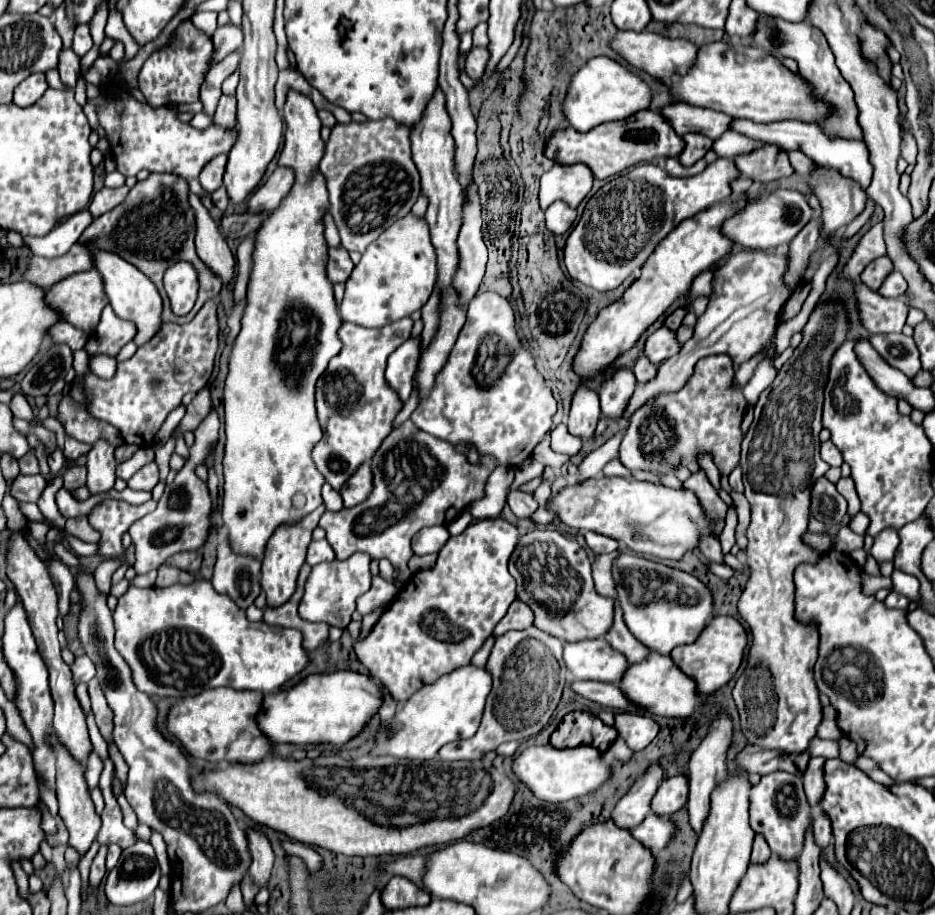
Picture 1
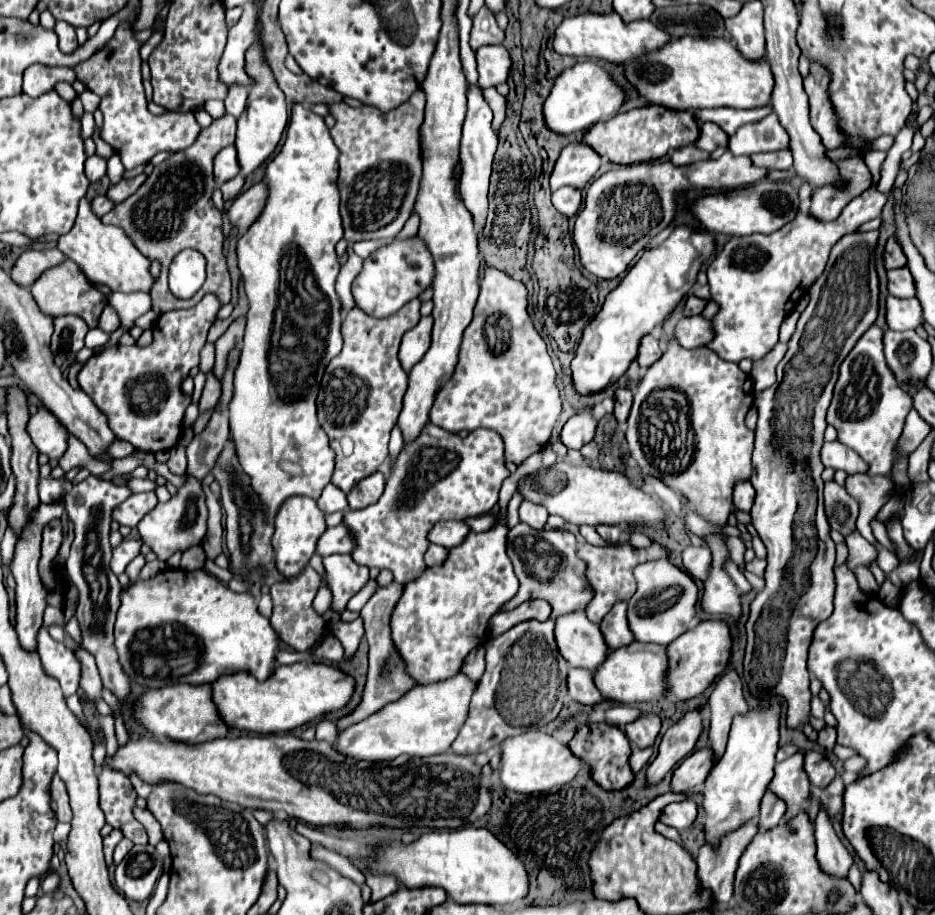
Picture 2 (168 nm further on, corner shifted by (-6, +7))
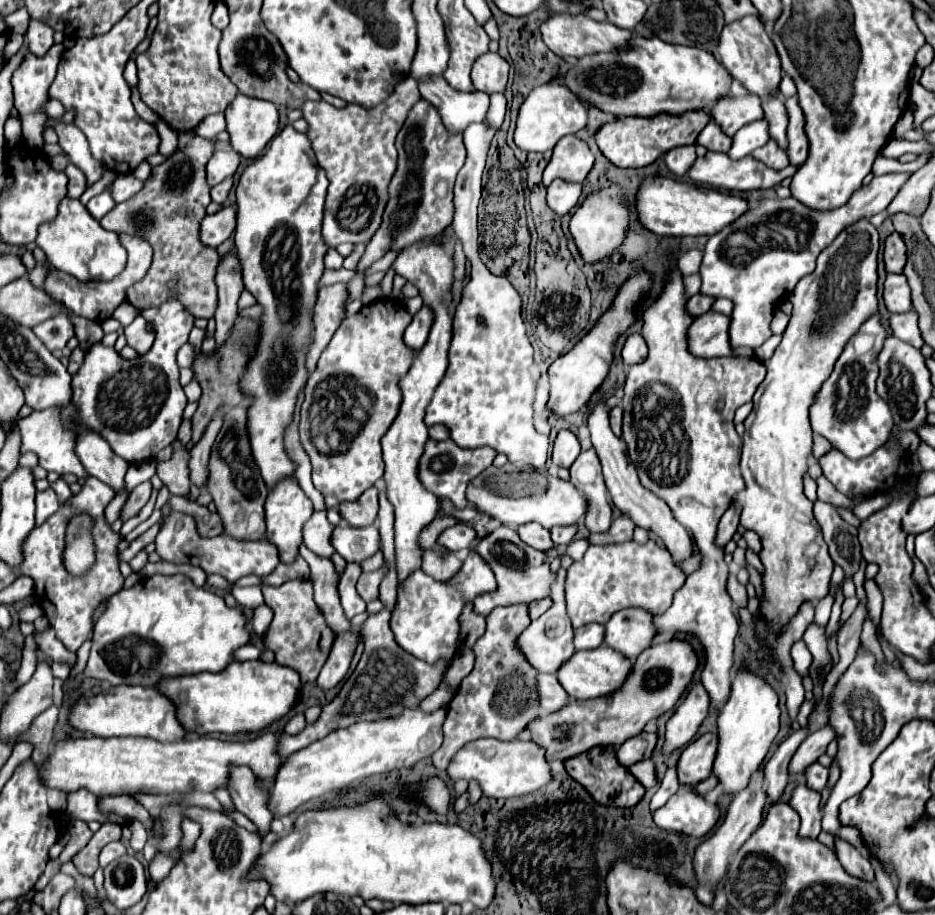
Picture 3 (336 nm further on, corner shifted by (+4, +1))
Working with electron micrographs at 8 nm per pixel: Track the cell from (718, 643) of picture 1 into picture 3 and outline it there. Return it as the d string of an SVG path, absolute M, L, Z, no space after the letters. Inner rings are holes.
M668 640L648 646L640 652L624 684L612 696L608 694L594 700L574 700L548 716L536 718L526 726L526 730L530 732L532 742L546 750L548 762L566 762L568 758L580 756L596 746L620 748L622 742L640 734L652 718L658 718L674 708L686 686L692 682L696 668L698 658L688 642Z

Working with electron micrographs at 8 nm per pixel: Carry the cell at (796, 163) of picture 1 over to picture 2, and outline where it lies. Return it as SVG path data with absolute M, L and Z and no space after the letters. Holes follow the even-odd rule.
M770 112L764 120L738 128L738 132L730 136L730 142L728 142L728 150L734 156L740 156L740 154L752 156L756 152L776 152L776 150L788 150L788 148L790 148L790 136L780 126L778 116L774 112Z

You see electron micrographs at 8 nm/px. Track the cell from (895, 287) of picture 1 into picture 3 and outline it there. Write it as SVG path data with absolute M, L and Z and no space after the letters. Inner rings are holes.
M888 274L884 282L884 302L892 314L904 314L912 310L910 286L904 274Z

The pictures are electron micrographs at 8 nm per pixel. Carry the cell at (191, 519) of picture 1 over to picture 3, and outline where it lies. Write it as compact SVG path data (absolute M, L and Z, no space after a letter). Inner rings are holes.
M174 512L166 520L166 526L162 526L162 530L158 532L156 552L162 556L162 560L176 562L176 564L178 562L196 564L196 566L202 566L206 574L220 574L230 582L236 582L238 578L248 576L248 574L256 574L258 578L264 578L280 564L278 548L270 546L266 538L260 538L256 542L246 542L246 540L224 536L224 534L216 538L204 538L196 530L196 520L180 512Z

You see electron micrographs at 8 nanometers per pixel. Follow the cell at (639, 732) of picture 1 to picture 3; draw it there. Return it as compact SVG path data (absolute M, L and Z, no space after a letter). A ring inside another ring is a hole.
M642 732L642 734L626 740L626 742L618 748L616 756L618 756L618 762L620 762L622 766L628 766L628 768L630 768L632 764L636 764L636 762L640 762L640 760L650 758L652 752L654 752L654 748L656 748L656 734Z

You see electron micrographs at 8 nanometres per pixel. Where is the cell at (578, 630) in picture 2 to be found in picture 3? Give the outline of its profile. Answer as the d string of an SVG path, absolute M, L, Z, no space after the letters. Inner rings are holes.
M560 554L560 560L562 560L562 566L558 570L558 576L552 584L552 600L554 600L554 606L542 614L538 620L532 620L530 626L518 636L516 640L516 646L518 650L524 654L524 658L530 662L532 668L536 668L538 672L550 672L554 674L558 670L558 664L566 662L566 658L570 658L570 654L574 654L574 644L572 644L572 638L574 638L574 628L570 626L570 620L566 618L566 604L564 604L564 582L566 582L566 568L570 566L570 558L566 554Z

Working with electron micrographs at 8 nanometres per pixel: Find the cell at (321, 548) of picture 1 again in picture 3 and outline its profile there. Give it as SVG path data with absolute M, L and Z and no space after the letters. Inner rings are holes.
M376 526L336 528L332 534L332 544L348 562L362 562L372 554L382 552L382 540Z

